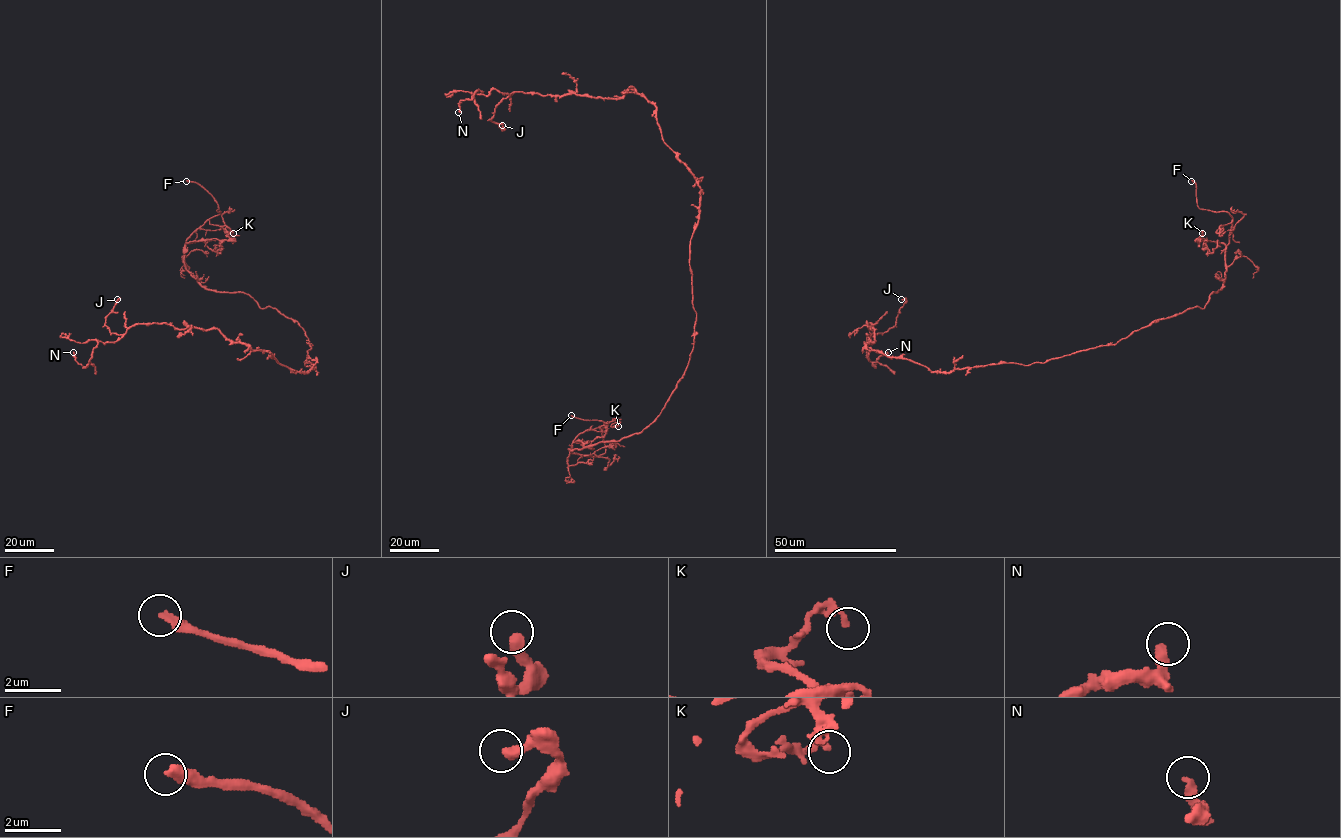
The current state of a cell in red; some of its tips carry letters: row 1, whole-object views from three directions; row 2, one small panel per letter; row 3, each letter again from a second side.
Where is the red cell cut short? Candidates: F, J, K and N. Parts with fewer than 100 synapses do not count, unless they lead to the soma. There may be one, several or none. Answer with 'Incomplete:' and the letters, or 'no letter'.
Incomplete: F

